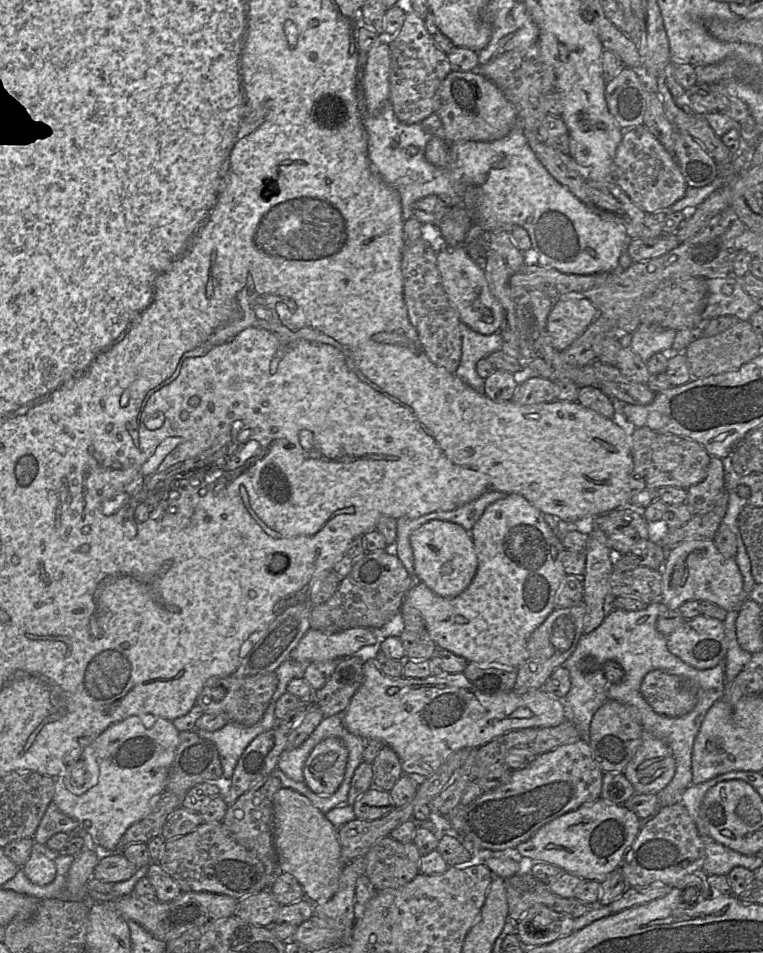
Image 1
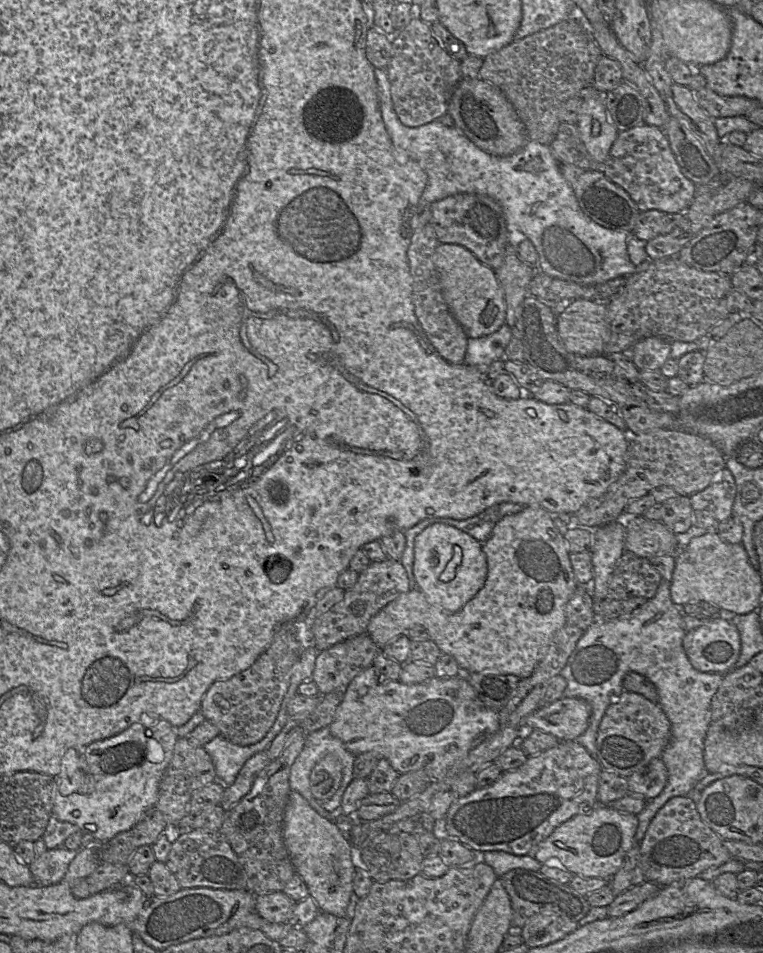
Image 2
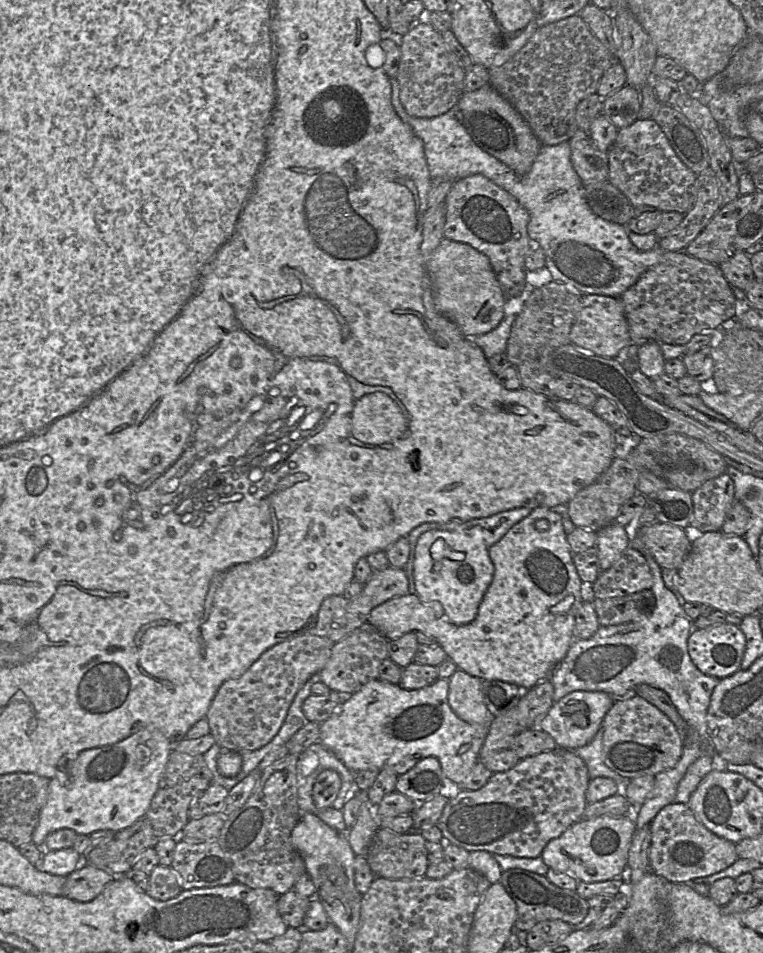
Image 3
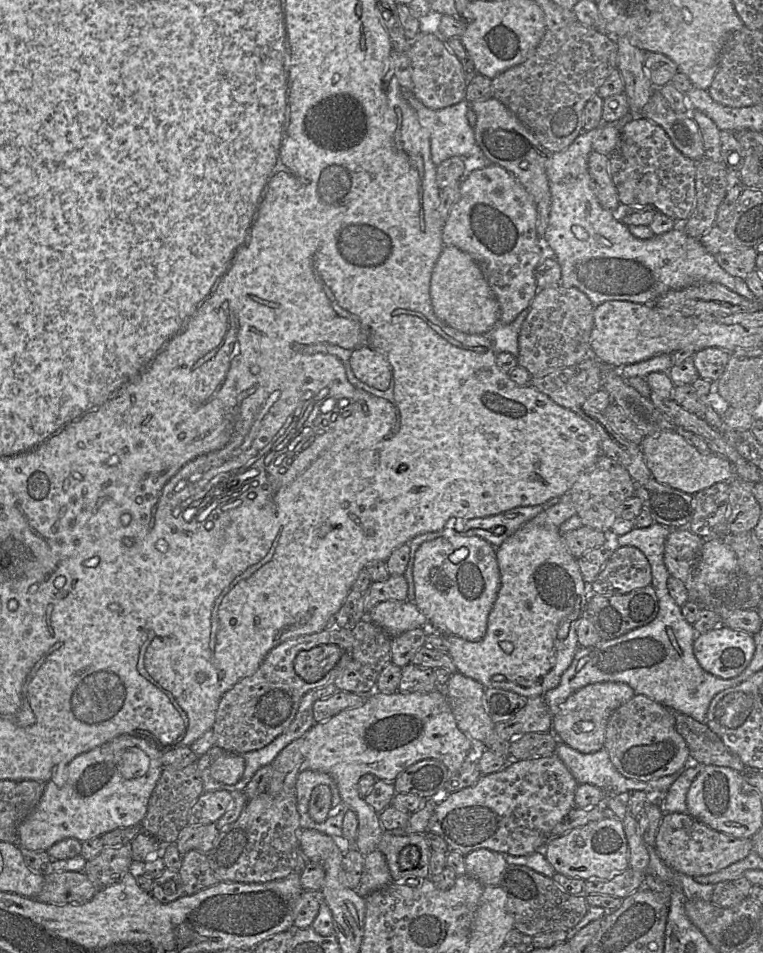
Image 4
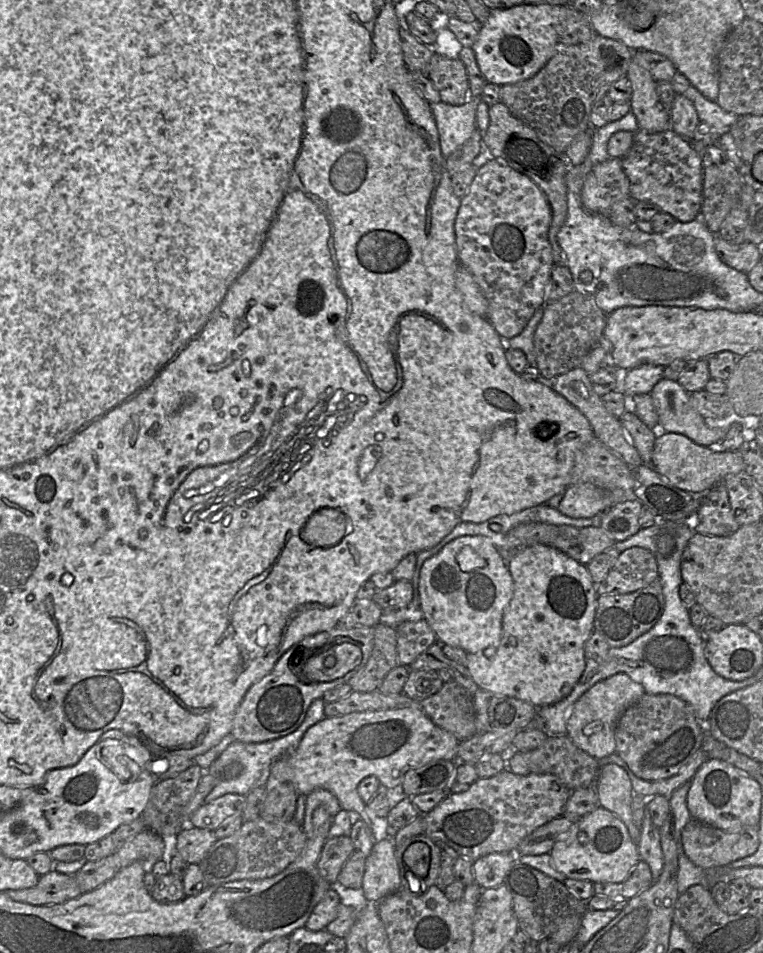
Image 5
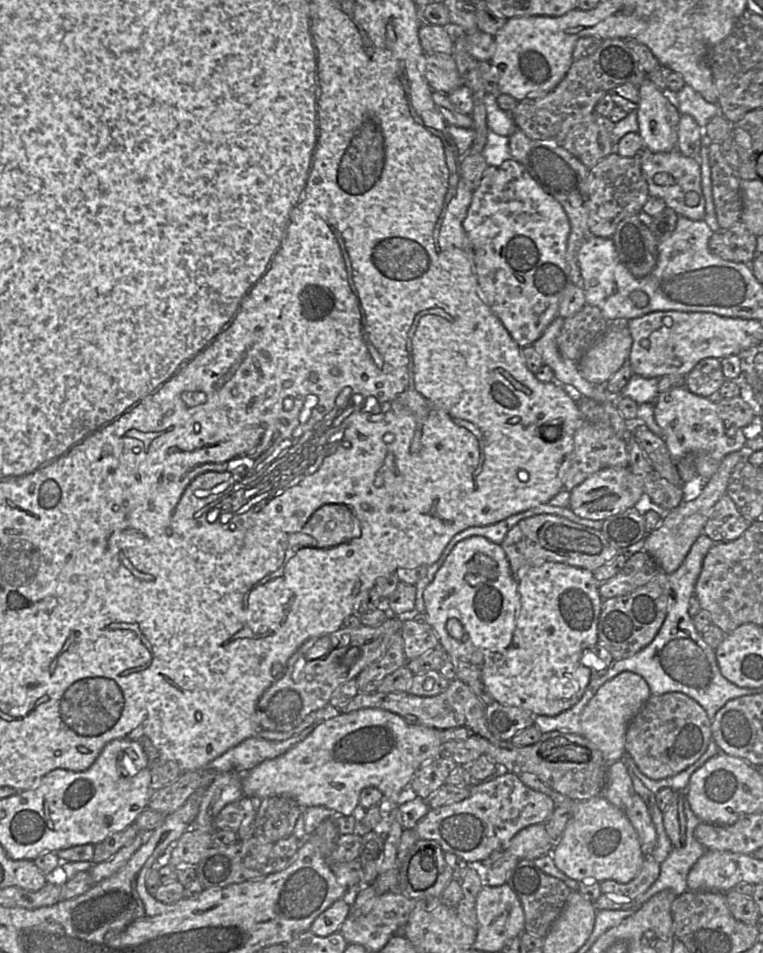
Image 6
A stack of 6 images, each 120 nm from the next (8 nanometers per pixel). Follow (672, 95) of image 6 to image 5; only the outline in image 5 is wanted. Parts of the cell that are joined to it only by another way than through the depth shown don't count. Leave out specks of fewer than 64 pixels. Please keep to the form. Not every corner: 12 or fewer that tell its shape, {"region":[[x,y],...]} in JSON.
{"region":[[690,86],[683,93],[705,129],[717,136],[739,116]]}

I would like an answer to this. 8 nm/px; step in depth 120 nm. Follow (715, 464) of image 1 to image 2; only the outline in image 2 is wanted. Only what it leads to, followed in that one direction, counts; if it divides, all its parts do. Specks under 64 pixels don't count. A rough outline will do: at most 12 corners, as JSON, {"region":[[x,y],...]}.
{"region":[[725,467],[689,496],[692,534],[717,532],[732,515],[736,485]]}

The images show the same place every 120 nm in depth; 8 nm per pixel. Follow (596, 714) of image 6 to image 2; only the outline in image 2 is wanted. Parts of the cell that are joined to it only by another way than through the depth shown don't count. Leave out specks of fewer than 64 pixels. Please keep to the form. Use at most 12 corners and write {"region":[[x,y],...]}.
{"region":[[562,697],[538,707],[523,724],[576,740],[588,727],[591,706]]}

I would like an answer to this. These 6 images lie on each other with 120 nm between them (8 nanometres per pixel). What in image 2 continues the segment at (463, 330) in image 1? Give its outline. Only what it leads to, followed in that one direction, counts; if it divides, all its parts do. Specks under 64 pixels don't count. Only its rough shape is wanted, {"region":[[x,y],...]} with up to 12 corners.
{"region":[[504,323],[487,336],[468,338],[464,364],[484,376],[504,358],[513,328]]}

